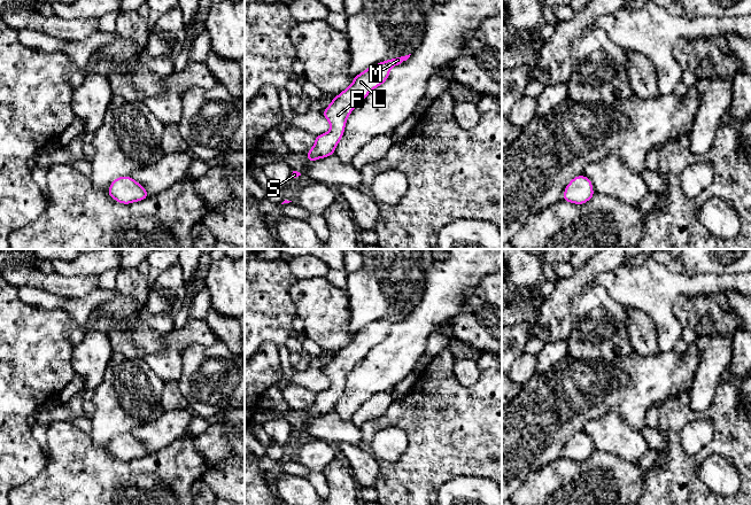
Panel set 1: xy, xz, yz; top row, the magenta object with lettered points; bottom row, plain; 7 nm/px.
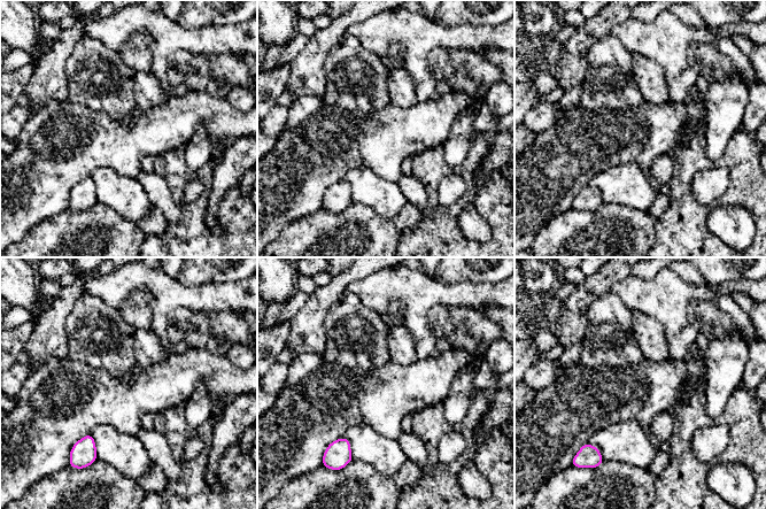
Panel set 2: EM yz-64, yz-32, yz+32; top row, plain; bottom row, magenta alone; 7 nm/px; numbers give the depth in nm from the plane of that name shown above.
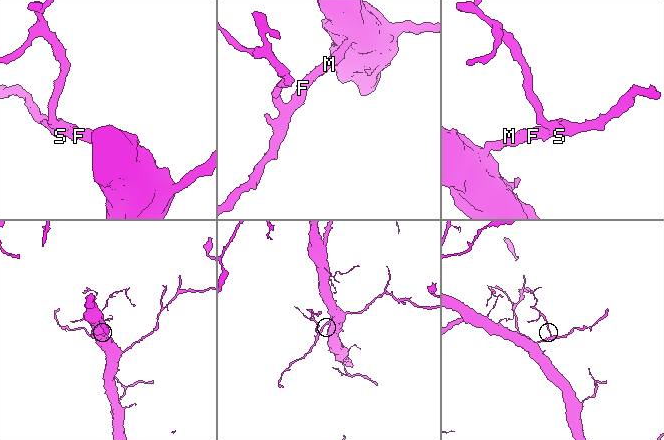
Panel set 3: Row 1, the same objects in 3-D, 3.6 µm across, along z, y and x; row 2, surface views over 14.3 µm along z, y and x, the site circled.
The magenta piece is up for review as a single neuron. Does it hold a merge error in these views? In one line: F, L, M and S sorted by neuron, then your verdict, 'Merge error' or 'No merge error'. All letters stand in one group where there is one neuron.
Groups: F L M S. No merge error

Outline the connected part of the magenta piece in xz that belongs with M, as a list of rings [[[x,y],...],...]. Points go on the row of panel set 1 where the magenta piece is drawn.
[[[410,55],[395,57],[370,67],[354,77],[353,84],[332,100],[323,111],[324,117],[330,122],[331,129],[325,134],[316,135],[313,147],[307,153],[309,162],[334,154],[336,145],[344,133],[349,114],[365,100],[373,88],[386,81],[389,77],[389,70],[394,65],[402,64]]]

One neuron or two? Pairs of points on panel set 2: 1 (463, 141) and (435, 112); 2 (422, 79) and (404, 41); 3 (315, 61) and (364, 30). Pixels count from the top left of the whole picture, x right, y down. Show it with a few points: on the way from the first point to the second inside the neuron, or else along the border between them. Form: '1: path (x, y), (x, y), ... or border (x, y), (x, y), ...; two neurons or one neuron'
1: border (469, 108), (456, 118), (443, 144); two neurons
2: path (419, 70), (415, 62), (414, 51); one neuron
3: border (370, 16), (353, 23), (345, 33); two neurons

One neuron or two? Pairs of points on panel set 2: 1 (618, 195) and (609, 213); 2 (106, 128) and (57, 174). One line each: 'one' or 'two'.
1: two
2: one

